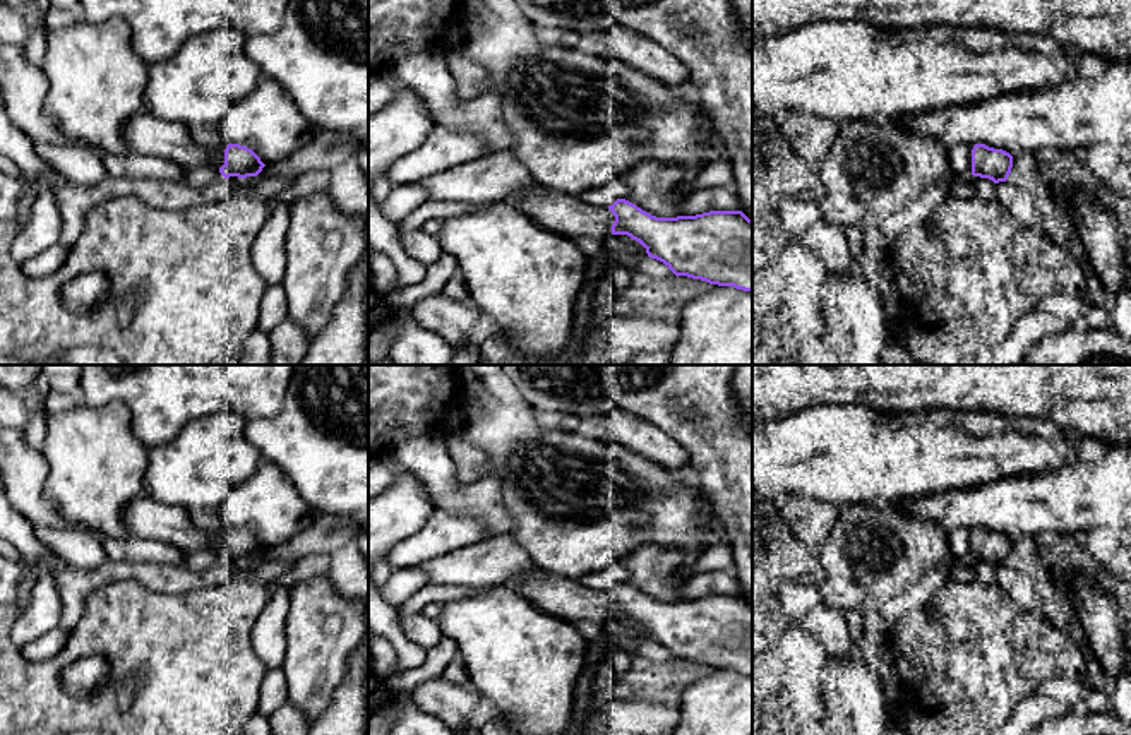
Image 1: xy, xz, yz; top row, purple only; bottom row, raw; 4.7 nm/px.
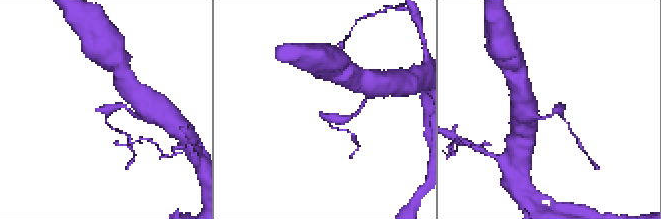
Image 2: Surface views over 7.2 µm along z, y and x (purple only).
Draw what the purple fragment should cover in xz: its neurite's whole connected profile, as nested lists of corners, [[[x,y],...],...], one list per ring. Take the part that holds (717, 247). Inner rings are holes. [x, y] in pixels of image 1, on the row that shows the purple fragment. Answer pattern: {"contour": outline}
{"contour": [[[542,185],[511,197],[507,204],[547,231],[605,242],[612,235],[627,235],[675,276],[752,291],[752,219],[742,211],[656,218],[625,199],[596,207]]]}

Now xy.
{"contour": [[[147,110],[127,120],[123,140],[129,152],[170,159],[185,170],[211,166],[224,178],[257,176],[266,166],[252,149],[240,144],[228,144],[219,158],[216,152],[197,146],[185,125],[158,118]]]}

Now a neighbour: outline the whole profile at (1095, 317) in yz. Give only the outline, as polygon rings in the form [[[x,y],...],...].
[[[1088,303],[1080,326],[1085,329],[1112,329],[1110,312],[1107,312],[1102,307]]]

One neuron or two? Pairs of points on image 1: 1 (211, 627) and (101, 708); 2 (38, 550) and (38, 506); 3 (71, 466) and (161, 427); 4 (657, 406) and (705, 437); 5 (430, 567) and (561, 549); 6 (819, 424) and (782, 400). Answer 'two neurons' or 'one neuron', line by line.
1: one neuron
2: two neurons
3: two neurons
4: one neuron
5: two neurons
6: two neurons

